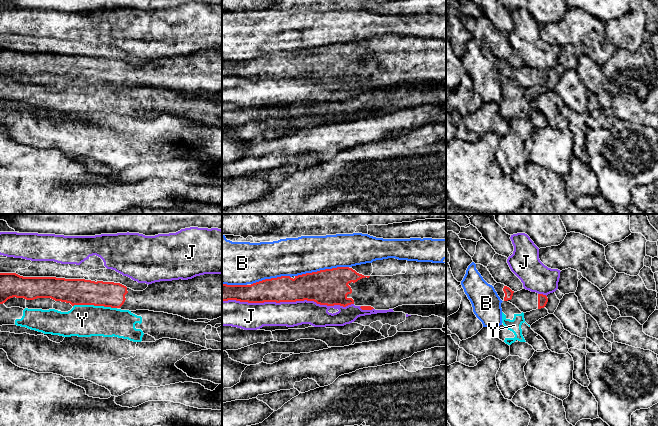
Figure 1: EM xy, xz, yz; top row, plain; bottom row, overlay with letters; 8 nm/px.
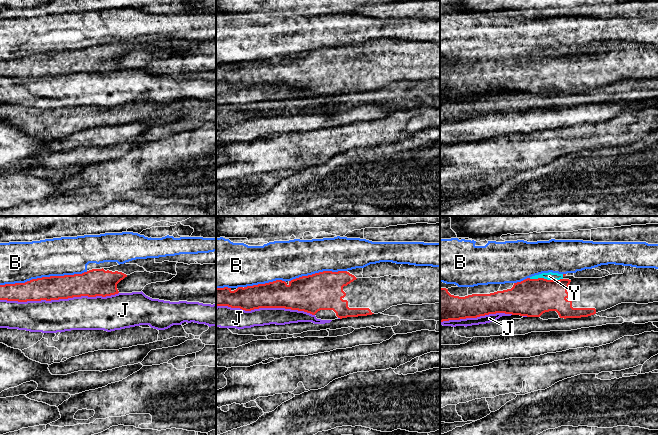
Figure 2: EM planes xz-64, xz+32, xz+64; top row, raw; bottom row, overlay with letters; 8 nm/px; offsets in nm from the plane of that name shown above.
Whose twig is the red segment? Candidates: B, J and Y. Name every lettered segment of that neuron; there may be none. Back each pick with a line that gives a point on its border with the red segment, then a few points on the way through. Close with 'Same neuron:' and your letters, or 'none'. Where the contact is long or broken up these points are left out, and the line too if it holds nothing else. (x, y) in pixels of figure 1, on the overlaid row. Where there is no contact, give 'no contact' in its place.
Same neuron: none

